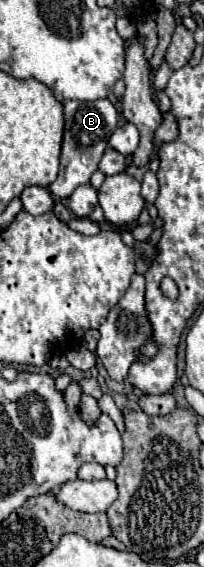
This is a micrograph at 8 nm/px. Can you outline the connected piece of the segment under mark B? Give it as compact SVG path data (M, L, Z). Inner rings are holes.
M108 99L96 101L64 101L64 143L62 143L62 157L60 157L60 173L58 179L48 187L56 197L70 197L70 193L84 183L90 183L90 175L98 169L102 153L108 145L110 133L116 129L118 111Z

